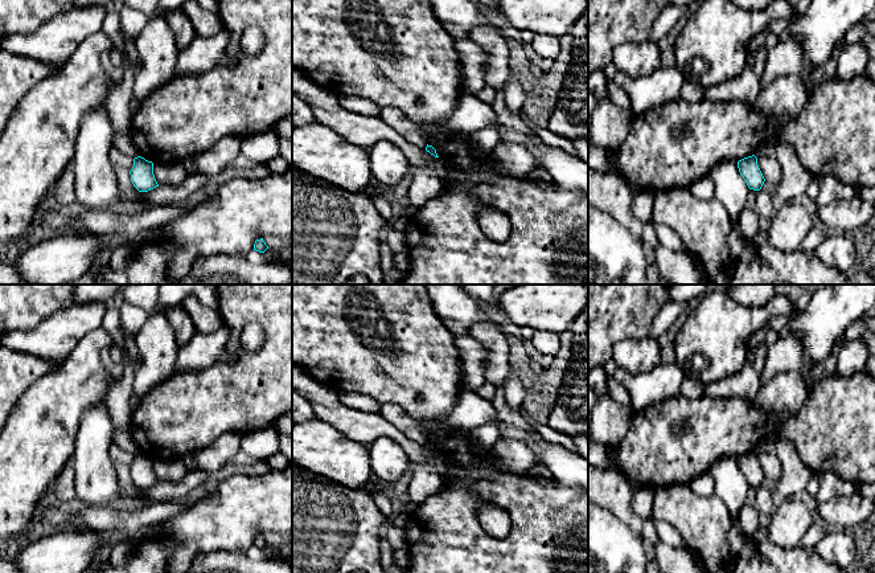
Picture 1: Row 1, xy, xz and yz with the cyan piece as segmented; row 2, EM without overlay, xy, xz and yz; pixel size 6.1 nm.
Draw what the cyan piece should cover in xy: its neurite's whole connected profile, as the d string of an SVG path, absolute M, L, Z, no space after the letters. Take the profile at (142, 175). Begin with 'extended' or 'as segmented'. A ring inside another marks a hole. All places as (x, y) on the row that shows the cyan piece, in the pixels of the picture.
as segmented; M141 156L133 159L133 167L130 171L131 181L139 192L148 192L159 187L153 175L153 163Z

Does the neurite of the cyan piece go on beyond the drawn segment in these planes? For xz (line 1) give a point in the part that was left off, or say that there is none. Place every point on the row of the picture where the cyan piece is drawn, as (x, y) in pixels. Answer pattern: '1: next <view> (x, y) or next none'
1: next none

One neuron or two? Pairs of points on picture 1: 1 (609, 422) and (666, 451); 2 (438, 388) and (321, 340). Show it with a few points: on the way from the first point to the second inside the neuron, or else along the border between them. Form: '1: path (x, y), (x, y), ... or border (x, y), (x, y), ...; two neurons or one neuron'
1: border (635, 413), (629, 421), (628, 432), (612, 446); two neurons
2: path (409, 359), (385, 356), (350, 340); one neuron

